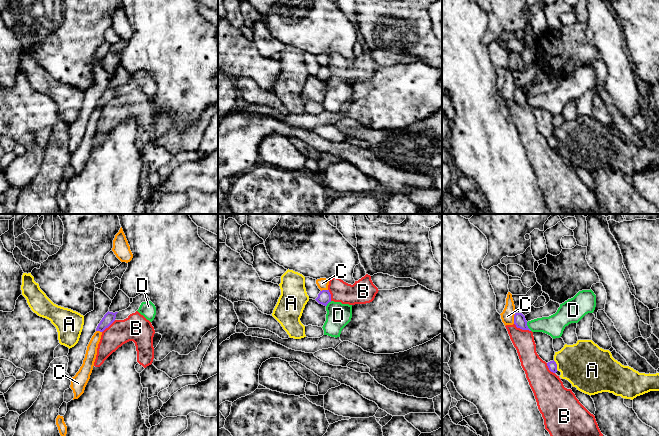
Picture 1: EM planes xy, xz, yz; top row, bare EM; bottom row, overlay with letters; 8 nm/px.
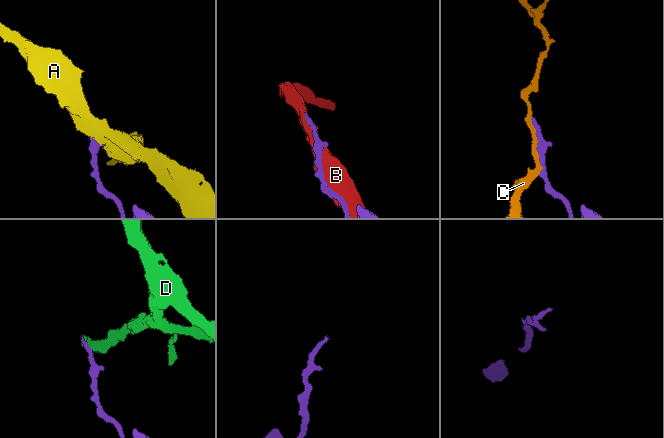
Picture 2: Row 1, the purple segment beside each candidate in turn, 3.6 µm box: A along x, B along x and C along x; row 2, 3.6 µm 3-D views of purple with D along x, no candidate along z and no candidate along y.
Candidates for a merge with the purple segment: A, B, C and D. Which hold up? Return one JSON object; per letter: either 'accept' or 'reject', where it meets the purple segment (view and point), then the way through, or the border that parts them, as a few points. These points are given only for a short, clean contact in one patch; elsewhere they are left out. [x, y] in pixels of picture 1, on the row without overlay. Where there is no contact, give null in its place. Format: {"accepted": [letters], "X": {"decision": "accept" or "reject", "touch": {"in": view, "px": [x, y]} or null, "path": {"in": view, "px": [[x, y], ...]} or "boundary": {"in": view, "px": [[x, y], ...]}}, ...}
{"accepted": [], "A": {"decision": "reject", "touch": {"in": "yz", "px": [556, 141]}, "boundary": {"in": "yz", "px": [[553, 136], [557, 145]]}}, "B": {"decision": "reject", "touch": {"in": "yz", "px": [522, 105]}}, "C": {"decision": "reject", "touch": {"in": "yz", "px": [514, 94]}}, "D": {"decision": "reject", "touch": {"in": "yz", "px": [527, 102]}, "boundary": {"in": "yz", "px": [[526, 98], [526, 101], [531, 106]]}}}

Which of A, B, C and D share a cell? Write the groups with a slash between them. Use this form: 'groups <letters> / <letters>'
groups A / B / C / D

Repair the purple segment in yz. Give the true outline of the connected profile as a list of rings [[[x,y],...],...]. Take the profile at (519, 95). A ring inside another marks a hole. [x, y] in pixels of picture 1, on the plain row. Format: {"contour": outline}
{"contour": [[[515,89],[515,91],[514,91],[514,100],[516,101],[517,104],[520,104],[522,106],[531,107],[528,104],[525,92],[522,89]]]}

